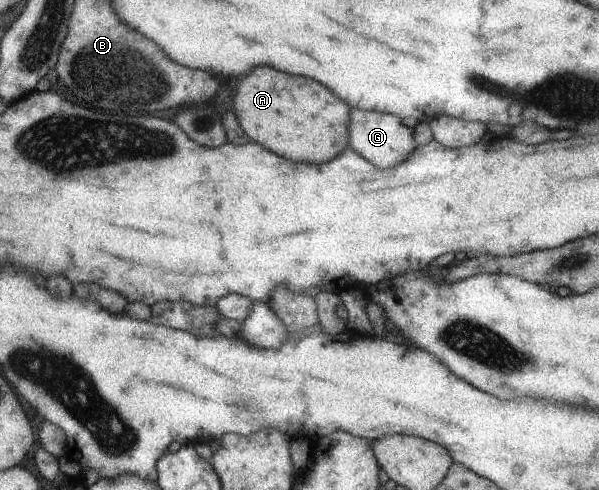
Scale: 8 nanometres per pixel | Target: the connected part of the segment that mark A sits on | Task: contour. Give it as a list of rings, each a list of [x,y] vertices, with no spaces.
[[[256,66],[256,70],[250,70],[236,84],[232,108],[242,132],[282,158],[294,162],[326,162],[346,146],[350,108],[310,78],[282,74],[268,66]]]

